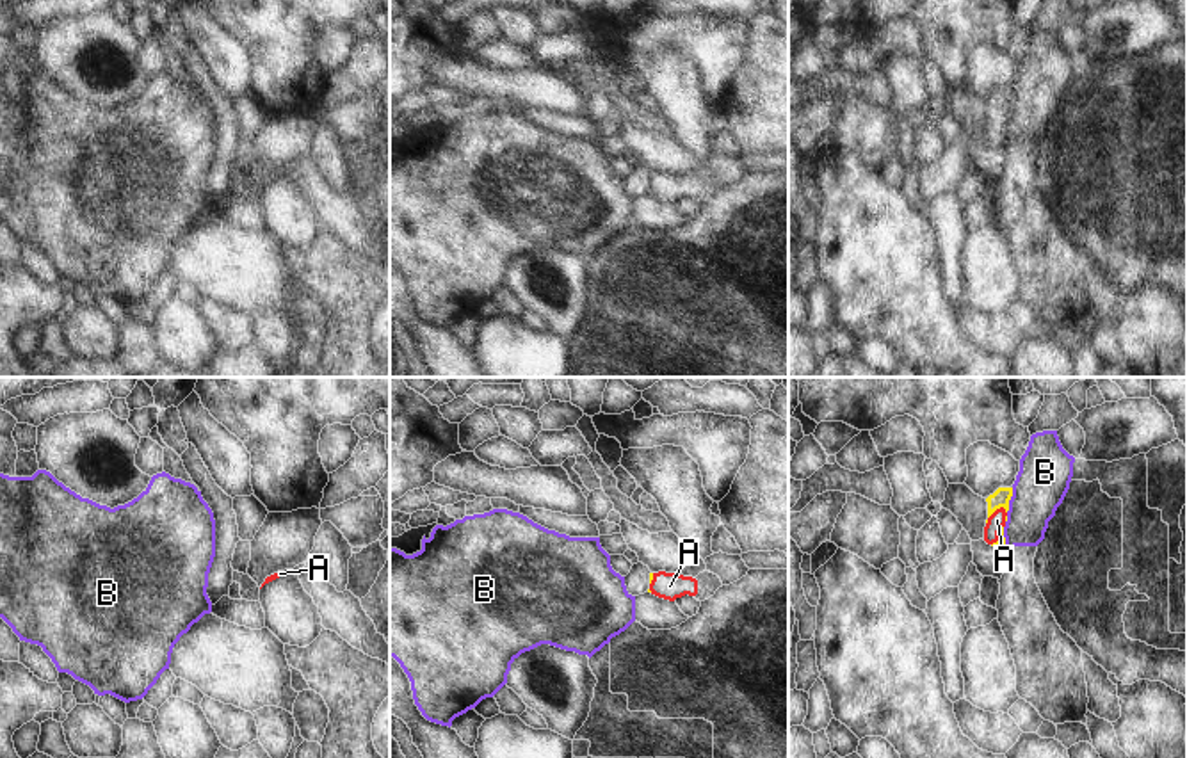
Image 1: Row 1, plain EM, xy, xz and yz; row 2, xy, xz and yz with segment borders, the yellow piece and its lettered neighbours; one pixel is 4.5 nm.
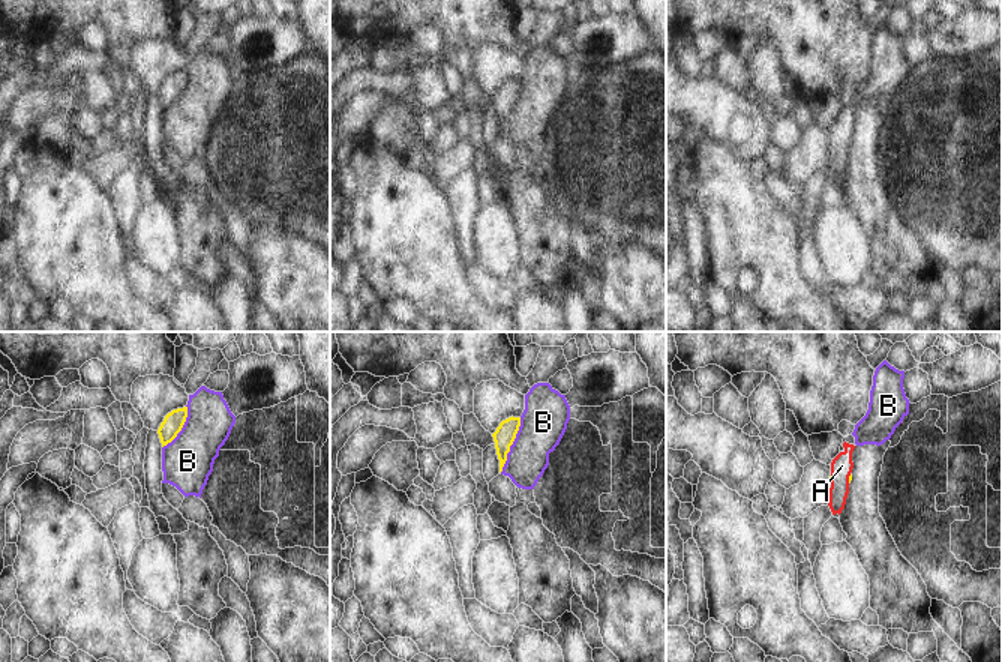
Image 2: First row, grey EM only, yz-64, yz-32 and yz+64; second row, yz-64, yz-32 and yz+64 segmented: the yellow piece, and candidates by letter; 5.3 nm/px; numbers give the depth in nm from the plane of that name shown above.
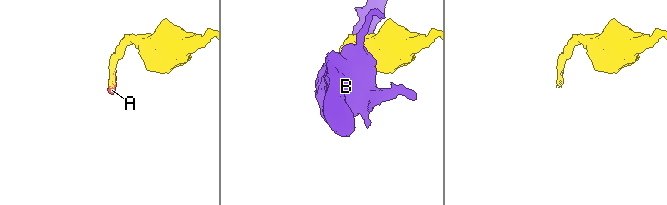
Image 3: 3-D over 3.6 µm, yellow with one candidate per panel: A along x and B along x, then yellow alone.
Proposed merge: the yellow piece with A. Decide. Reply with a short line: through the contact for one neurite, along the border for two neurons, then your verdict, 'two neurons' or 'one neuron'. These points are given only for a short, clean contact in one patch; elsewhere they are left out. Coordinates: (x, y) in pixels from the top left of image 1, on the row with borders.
line yz (1002, 495), (993, 511), (997, 520); one neuron

